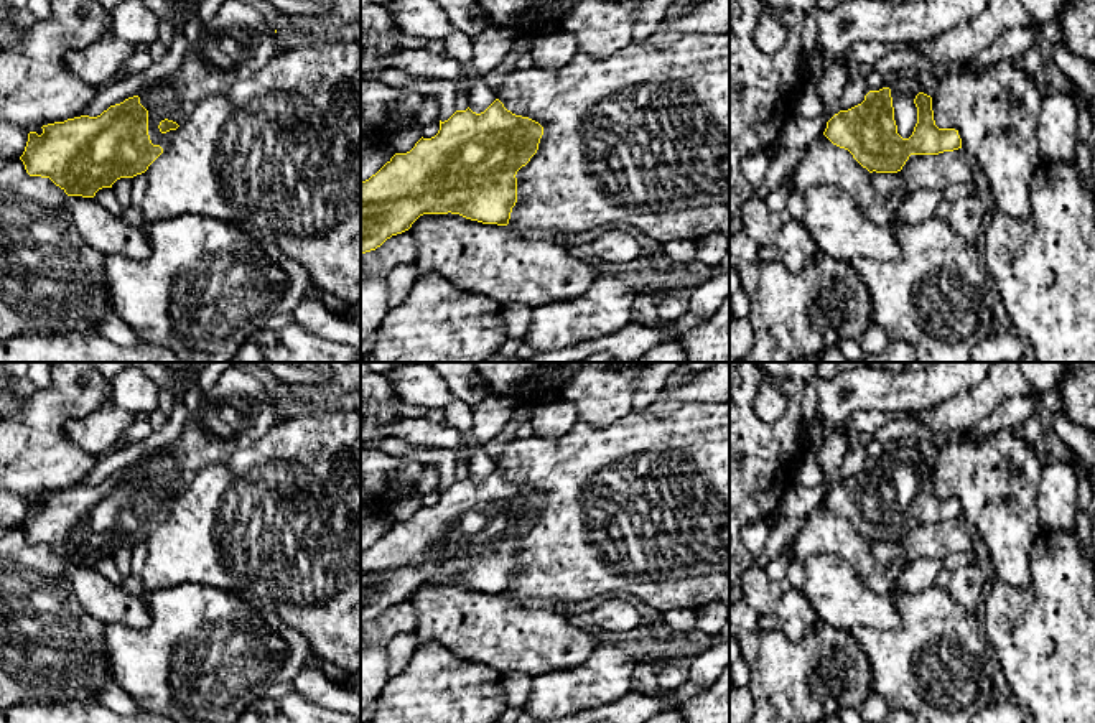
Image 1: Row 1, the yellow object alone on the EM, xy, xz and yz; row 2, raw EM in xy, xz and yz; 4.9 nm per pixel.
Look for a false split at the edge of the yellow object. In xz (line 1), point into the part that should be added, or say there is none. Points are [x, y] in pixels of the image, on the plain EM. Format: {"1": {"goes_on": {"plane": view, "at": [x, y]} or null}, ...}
{"1": {"goes_on": null}}

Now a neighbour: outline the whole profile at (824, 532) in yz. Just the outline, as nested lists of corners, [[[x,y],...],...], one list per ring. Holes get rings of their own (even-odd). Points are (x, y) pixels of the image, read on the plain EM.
[[[820,502],[805,517],[792,548],[794,558],[800,562],[818,553],[840,555],[851,565],[863,586],[879,595],[891,595],[904,567],[916,558],[944,560],[952,553],[972,552],[972,535],[962,517],[939,524],[911,524],[896,543],[904,550],[902,560],[884,568],[874,558],[871,542],[848,519]]]

